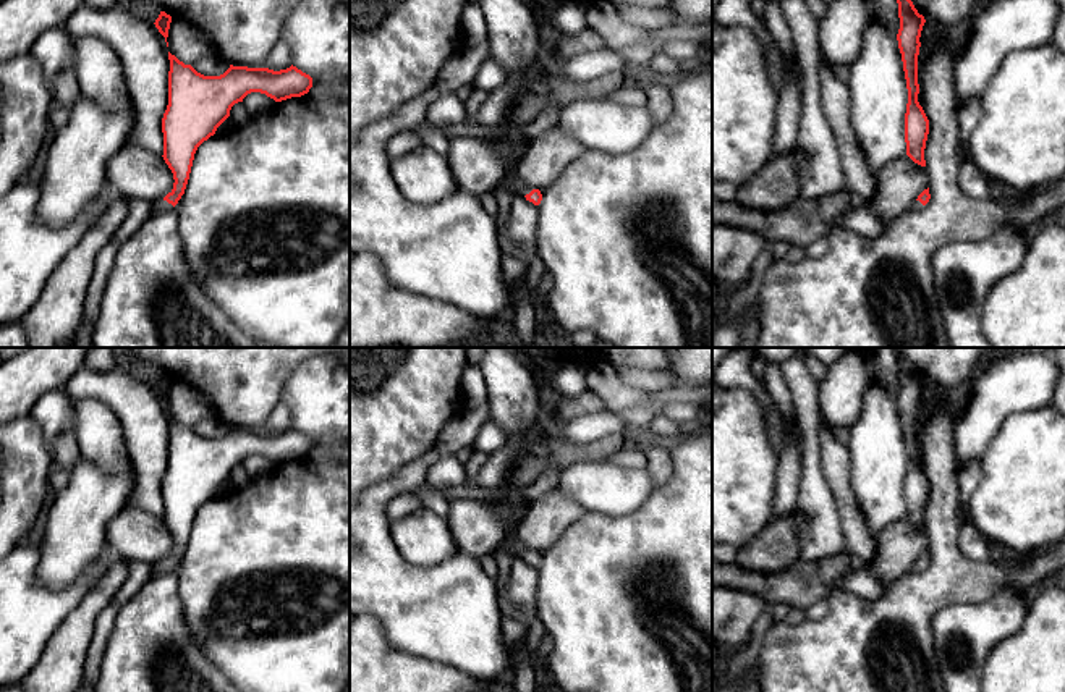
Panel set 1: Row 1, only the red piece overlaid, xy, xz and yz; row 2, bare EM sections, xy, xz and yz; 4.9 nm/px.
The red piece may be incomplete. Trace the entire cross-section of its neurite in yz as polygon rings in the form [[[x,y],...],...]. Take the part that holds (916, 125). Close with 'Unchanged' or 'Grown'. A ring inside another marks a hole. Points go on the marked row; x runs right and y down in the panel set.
[[[897,0],[897,3],[900,18],[897,40],[908,89],[908,103],[905,113],[906,155],[914,163],[926,167],[924,149],[929,134],[929,120],[918,102],[918,55],[921,47],[919,37],[926,19],[918,13],[911,0]]]. Unchanged

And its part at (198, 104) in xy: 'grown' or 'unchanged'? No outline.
grown

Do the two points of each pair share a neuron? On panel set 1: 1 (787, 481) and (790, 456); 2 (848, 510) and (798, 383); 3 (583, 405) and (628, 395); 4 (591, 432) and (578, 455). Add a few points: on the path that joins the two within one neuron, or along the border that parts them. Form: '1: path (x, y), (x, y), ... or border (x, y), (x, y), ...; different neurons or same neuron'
1: path (789, 474), (790, 463); same neuron
2: border (819, 419), (819, 469), (823, 472); different neurons
3: border (588, 388), (607, 408); different neurons
4: border (555, 424), (555, 430), (562, 438), (586, 445); different neurons

